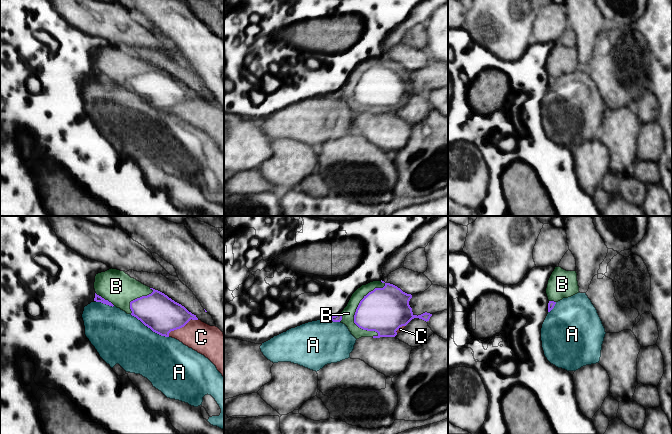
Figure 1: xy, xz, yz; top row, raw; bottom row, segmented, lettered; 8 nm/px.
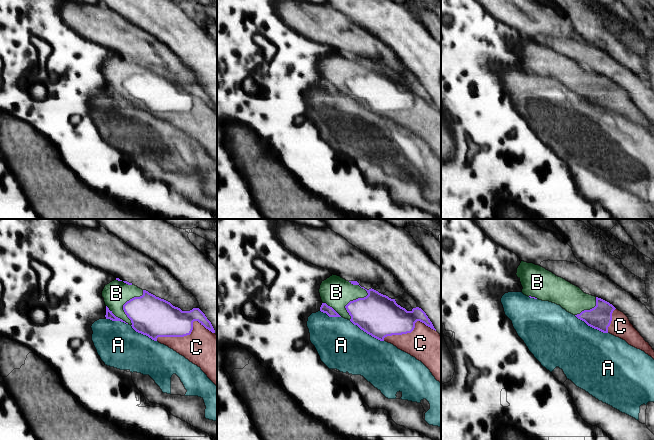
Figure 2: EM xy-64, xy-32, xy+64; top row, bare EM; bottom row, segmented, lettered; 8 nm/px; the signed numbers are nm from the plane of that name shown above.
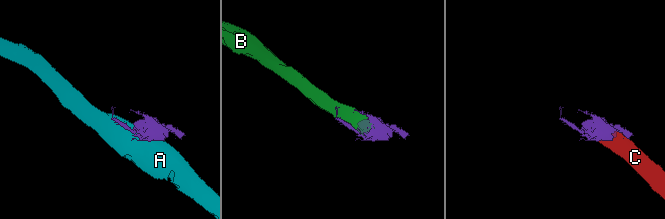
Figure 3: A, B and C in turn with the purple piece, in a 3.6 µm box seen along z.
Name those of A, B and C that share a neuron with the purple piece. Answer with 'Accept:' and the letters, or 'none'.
Accept: B, C

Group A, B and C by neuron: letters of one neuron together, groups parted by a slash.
A / B C

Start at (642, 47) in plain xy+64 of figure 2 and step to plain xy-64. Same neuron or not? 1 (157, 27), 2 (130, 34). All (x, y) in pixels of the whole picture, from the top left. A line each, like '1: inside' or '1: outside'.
1: inside
2: outside

